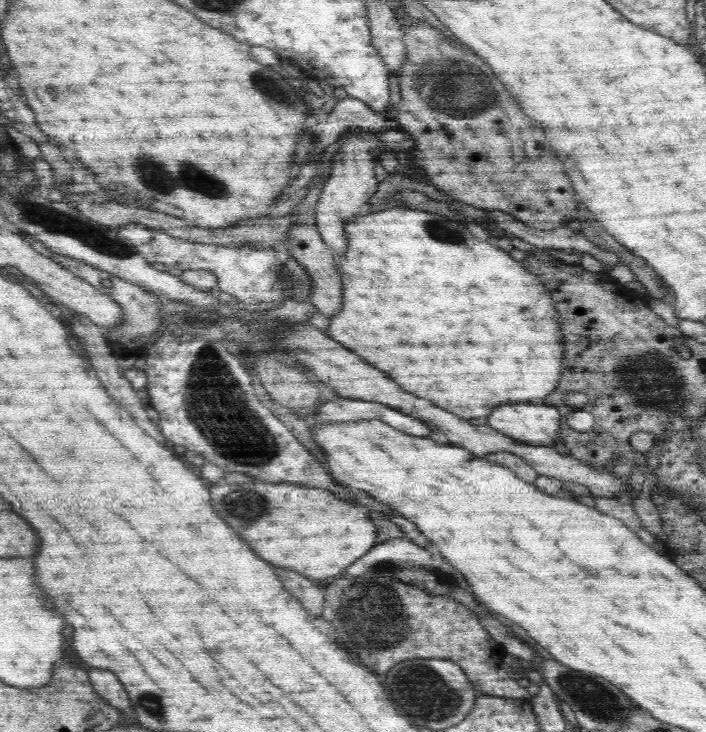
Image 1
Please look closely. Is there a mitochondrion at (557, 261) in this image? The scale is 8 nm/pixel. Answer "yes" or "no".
no

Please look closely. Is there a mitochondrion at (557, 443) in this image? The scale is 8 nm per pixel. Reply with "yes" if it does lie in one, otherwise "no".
no

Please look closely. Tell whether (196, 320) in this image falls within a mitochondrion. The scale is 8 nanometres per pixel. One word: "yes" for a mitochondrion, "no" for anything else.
yes

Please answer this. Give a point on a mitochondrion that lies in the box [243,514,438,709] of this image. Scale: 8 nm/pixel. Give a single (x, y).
(367, 610)

